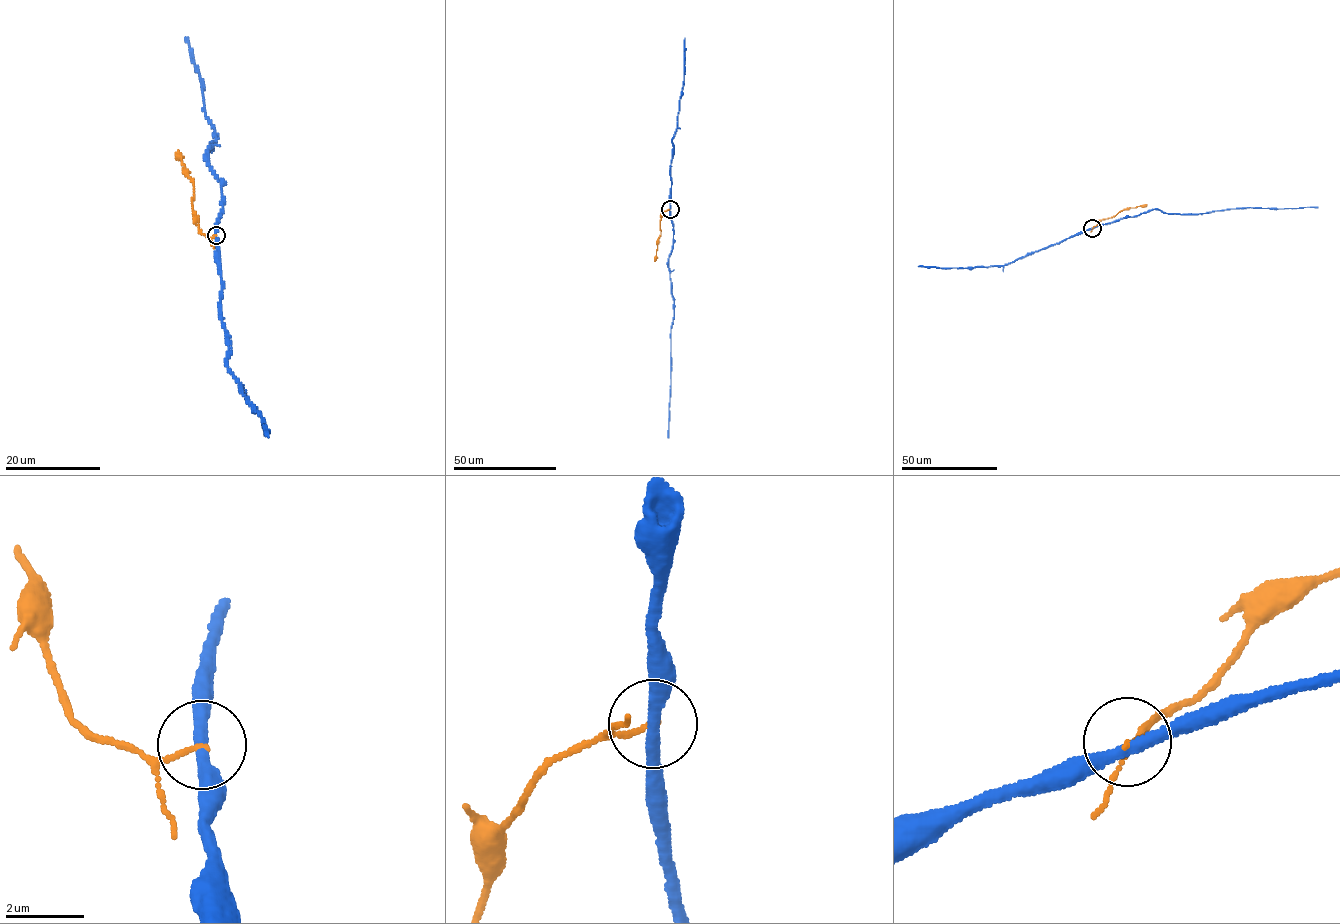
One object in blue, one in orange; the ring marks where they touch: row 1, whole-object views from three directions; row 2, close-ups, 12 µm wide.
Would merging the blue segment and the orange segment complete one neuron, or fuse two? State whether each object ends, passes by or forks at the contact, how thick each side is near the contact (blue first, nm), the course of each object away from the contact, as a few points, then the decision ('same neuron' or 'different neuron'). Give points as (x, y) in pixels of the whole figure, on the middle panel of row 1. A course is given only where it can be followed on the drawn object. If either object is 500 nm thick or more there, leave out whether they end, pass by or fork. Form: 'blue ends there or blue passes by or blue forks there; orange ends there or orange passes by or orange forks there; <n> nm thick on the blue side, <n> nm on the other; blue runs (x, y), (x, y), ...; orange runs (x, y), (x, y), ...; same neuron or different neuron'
blue passes by; orange ends there; 320 nm thick on the blue side, 120 nm on the other; blue runs (670, 209), (673, 239), (668, 259), (674, 319), (670, 331), (668, 438); orange runs (670, 209), (663, 212), (660, 220), (654, 261); different neuron

